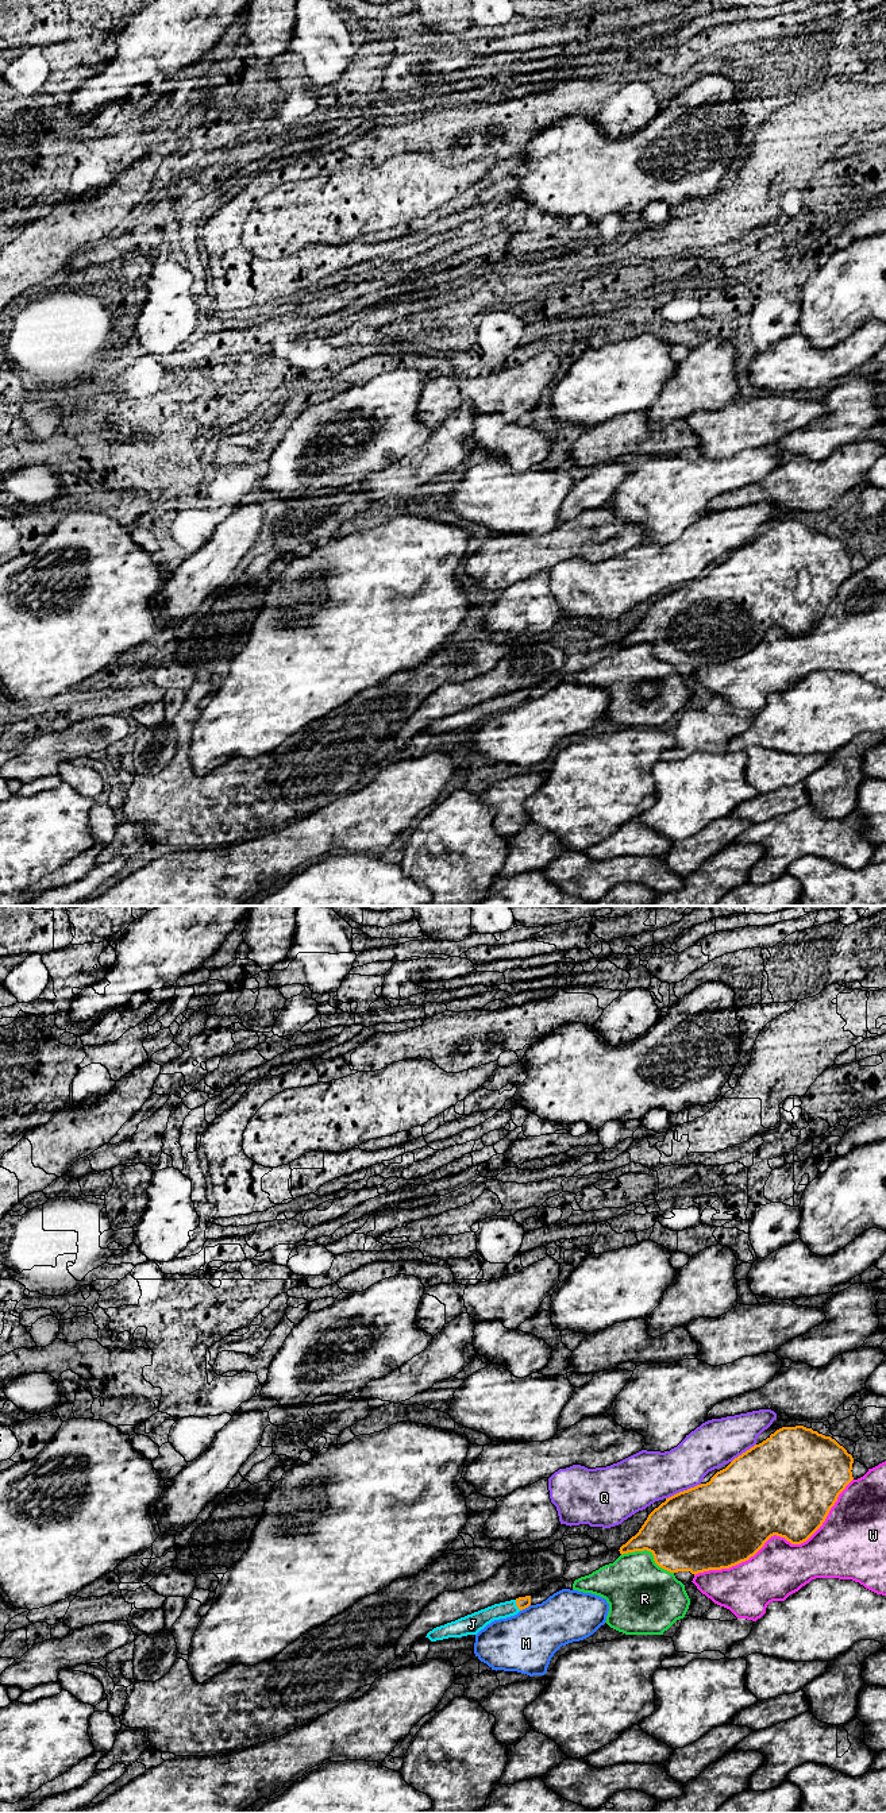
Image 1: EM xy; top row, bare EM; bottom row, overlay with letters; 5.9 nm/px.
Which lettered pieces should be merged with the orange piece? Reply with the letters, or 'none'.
J

